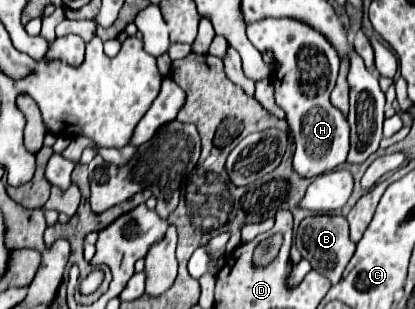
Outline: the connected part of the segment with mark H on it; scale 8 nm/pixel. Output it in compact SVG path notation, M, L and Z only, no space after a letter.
M265 19L265 21L253 23L247 27L247 37L259 51L271 51L277 63L277 69L273 73L275 103L285 111L287 115L285 119L295 139L297 149L293 157L293 171L299 177L319 177L321 173L333 171L335 167L345 163L345 157L349 151L349 123L341 115L341 111L329 103L329 93L335 87L339 63L341 63L337 51L329 45L329 41L321 33L313 31L309 25L295 19Z

